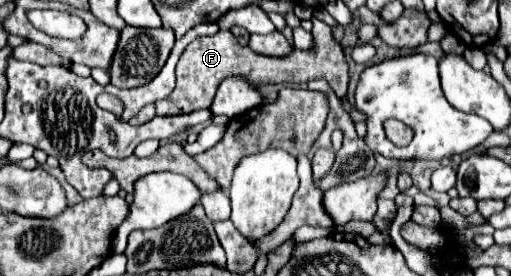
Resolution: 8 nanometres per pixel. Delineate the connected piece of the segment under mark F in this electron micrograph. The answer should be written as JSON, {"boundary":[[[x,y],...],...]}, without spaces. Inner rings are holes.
{"boundary":[[[311,18],[313,24],[313,48],[311,50],[297,50],[289,56],[277,58],[277,56],[263,56],[253,52],[249,46],[241,46],[237,38],[229,30],[219,30],[215,36],[201,36],[193,40],[179,64],[177,64],[177,86],[175,90],[157,102],[157,116],[175,116],[175,114],[189,114],[195,110],[209,110],[215,98],[215,92],[221,84],[221,80],[229,76],[243,76],[247,78],[253,86],[263,86],[263,84],[279,84],[279,82],[306,83],[315,78],[325,79],[330,88],[337,94],[337,98],[343,98],[347,92],[347,60],[343,56],[343,50],[339,42],[331,36],[331,28],[317,19]]]}

